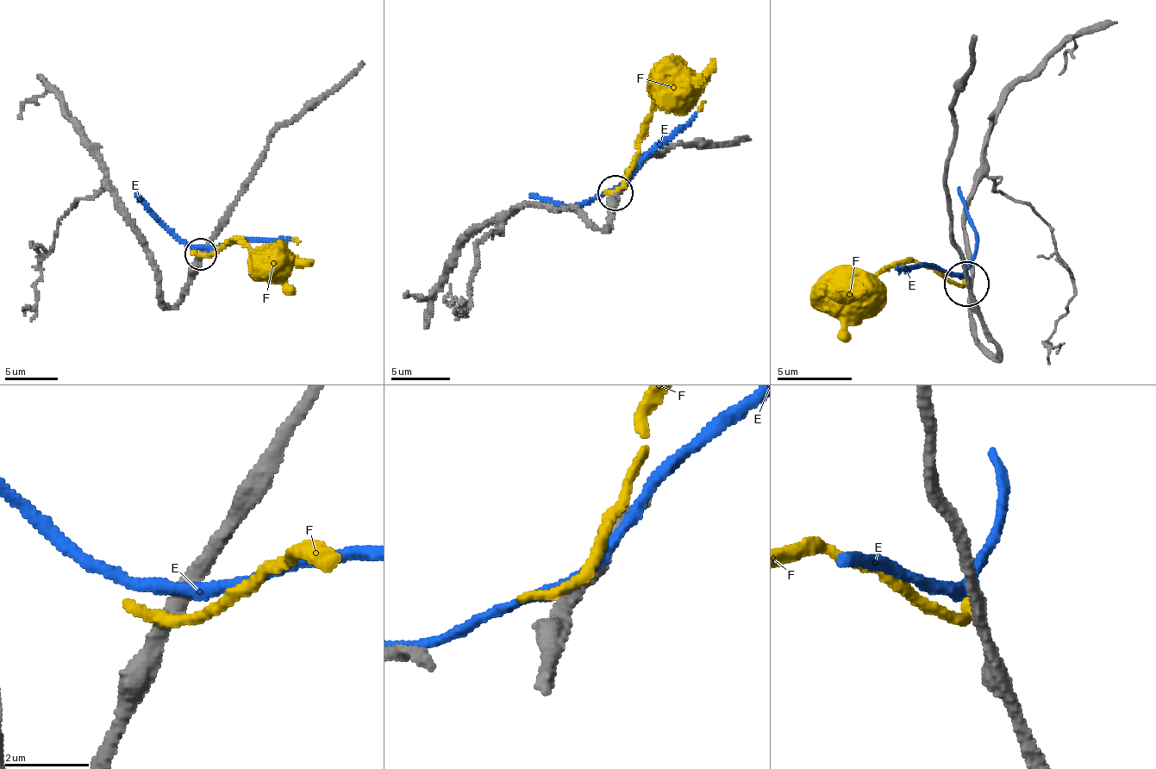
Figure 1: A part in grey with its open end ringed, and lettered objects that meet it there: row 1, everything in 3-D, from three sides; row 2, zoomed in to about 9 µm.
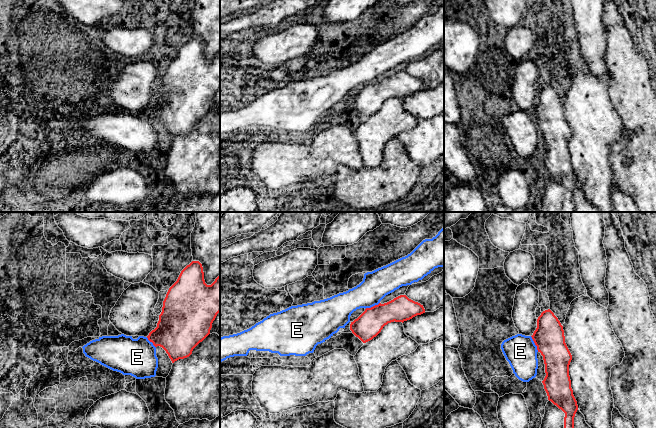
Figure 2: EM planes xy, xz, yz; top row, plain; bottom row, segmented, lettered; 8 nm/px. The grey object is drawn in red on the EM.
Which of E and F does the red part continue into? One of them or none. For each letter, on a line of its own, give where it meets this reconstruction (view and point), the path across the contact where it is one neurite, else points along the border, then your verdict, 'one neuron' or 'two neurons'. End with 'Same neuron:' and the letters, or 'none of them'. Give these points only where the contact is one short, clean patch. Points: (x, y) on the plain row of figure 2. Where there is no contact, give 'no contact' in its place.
E: contact yz (535, 120); two neurons
F: no contact; one neuron
Same neuron: F

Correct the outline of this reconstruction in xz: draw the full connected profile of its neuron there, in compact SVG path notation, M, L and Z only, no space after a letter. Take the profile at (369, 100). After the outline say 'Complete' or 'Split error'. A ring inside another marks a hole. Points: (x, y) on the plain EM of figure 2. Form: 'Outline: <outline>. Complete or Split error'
Outline: M400 71L393 76L365 87L350 100L350 106L363 119L376 113L383 103L391 98L404 98L425 89L423 81Z. Complete

